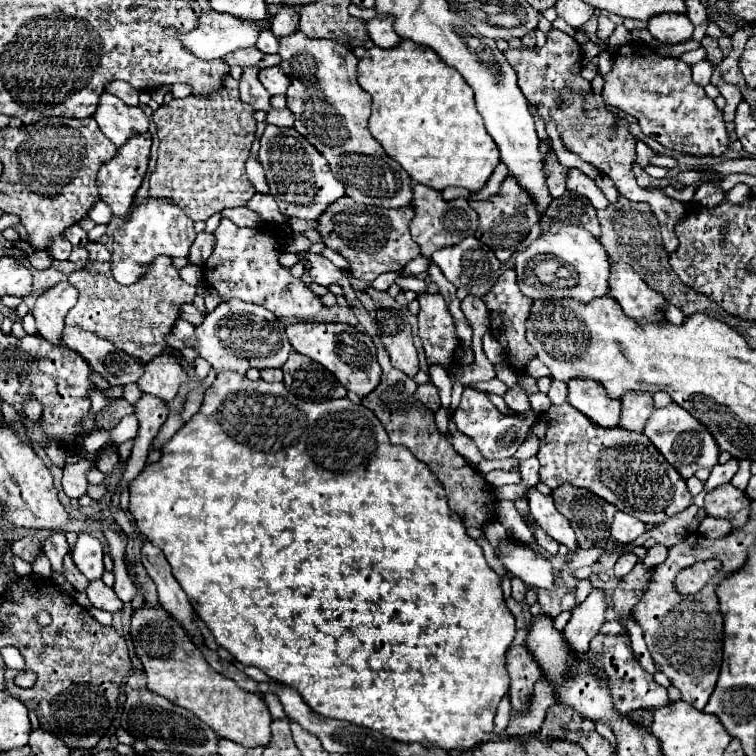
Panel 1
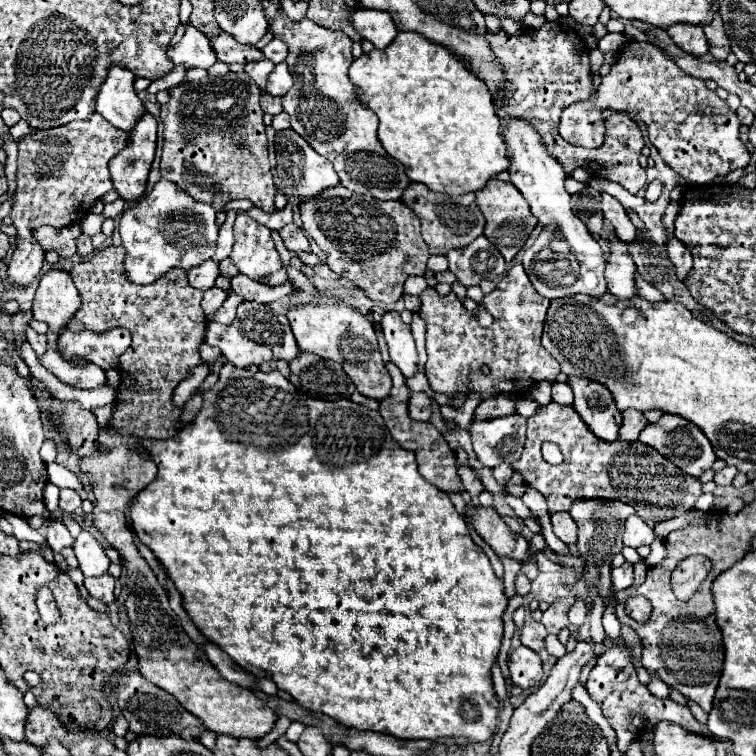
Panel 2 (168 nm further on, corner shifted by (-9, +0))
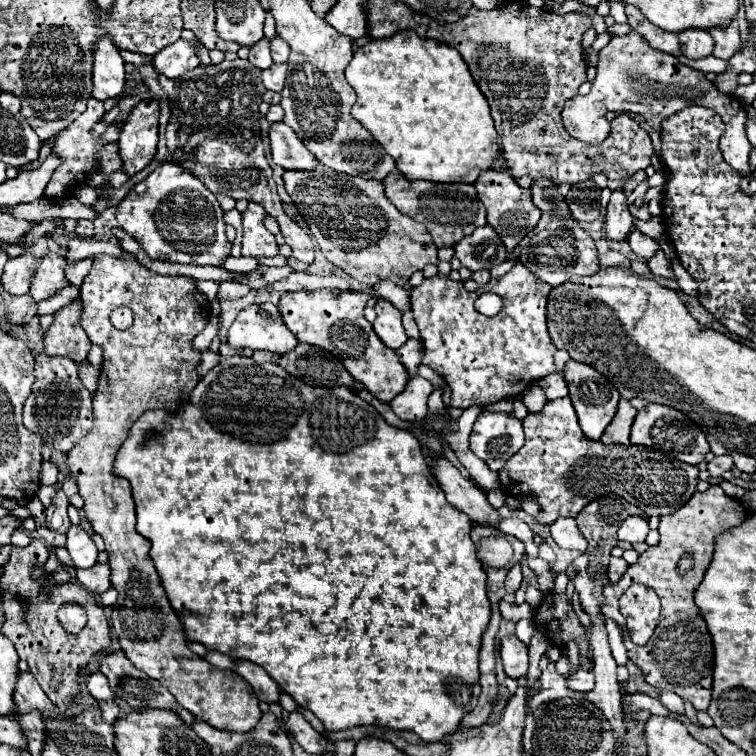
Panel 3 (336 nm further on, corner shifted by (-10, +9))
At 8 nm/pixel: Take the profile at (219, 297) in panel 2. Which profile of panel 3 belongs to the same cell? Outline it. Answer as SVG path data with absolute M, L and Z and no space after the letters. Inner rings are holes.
M219 283L217 301L221 303L221 301L229 301L229 299L241 299L249 291L251 291L251 287L247 283Z

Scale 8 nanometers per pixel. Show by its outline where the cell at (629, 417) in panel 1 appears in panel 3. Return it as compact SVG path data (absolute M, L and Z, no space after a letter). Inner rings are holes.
M621 399L619 407L617 407L617 415L611 421L611 425L605 429L601 441L629 445L629 433L631 433L631 425L635 421L635 415L637 415L637 409L629 401Z

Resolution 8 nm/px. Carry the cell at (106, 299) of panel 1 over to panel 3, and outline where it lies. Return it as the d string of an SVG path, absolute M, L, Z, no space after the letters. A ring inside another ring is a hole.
M121 251L121 257L115 255L95 255L93 265L89 269L89 275L85 277L81 285L81 325L87 331L93 345L99 345L103 349L103 369L99 377L99 387L93 397L93 417L95 425L69 453L67 453L67 467L71 475L75 477L79 485L79 495L85 499L83 509L87 511L87 519L93 525L93 531L99 533L105 541L105 549L109 553L109 565L111 565L111 583L119 591L119 599L113 605L111 613L111 625L121 641L123 653L131 659L135 667L145 671L149 677L157 679L163 687L171 691L171 695L179 701L181 707L191 711L195 719L211 723L219 729L229 729L237 733L251 731L251 727L257 725L261 719L261 707L255 691L251 685L239 677L235 671L215 669L209 661L189 651L185 643L185 633L181 627L181 621L177 613L173 611L161 577L157 569L153 567L147 539L137 533L135 529L135 503L131 495L131 485L127 479L113 473L113 463L117 457L117 451L121 443L127 439L133 423L151 409L165 409L165 411L179 411L183 403L189 399L187 395L195 389L199 377L195 373L195 367L199 363L199 353L193 351L191 341L197 333L201 333L207 325L207 319L211 317L211 307L205 295L195 287L193 277L185 275L159 275L151 269L143 267L137 257L129 251ZM127 305L133 311L133 325L125 331L119 331L113 327L109 315L113 309Z

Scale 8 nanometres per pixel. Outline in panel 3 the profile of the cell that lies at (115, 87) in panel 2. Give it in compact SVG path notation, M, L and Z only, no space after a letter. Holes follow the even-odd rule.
M99 39L93 53L93 97L99 101L117 99L125 89L125 61L109 39Z

